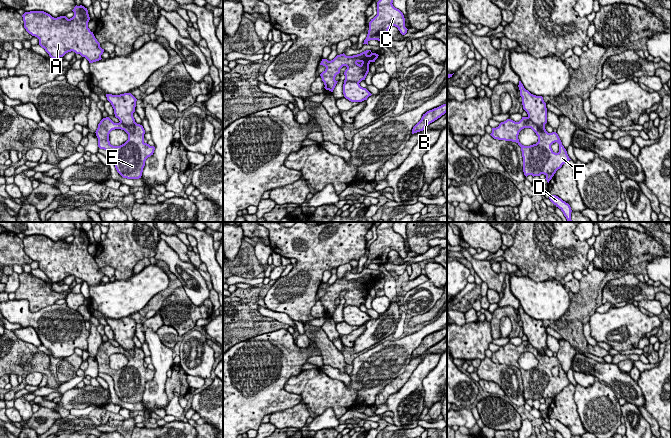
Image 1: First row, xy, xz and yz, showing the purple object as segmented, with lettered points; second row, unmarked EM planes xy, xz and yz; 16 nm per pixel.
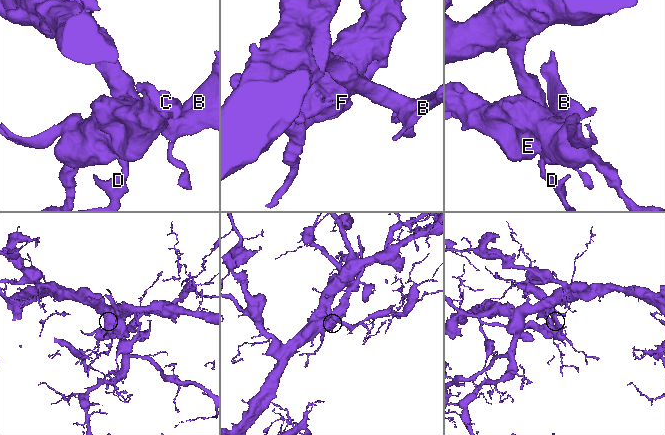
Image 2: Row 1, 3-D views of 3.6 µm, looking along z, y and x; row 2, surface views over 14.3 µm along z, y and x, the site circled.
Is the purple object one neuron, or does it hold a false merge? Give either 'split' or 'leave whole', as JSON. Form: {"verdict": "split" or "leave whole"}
{"verdict": "split"}

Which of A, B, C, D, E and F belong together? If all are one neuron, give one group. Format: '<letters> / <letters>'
A B D / C E F

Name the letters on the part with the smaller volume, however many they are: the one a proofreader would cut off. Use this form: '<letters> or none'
C, E, F

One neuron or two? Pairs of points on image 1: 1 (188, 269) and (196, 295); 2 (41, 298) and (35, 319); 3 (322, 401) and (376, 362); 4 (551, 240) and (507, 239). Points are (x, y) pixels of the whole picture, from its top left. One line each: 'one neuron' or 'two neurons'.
1: one neuron
2: two neurons
3: one neuron
4: two neurons

